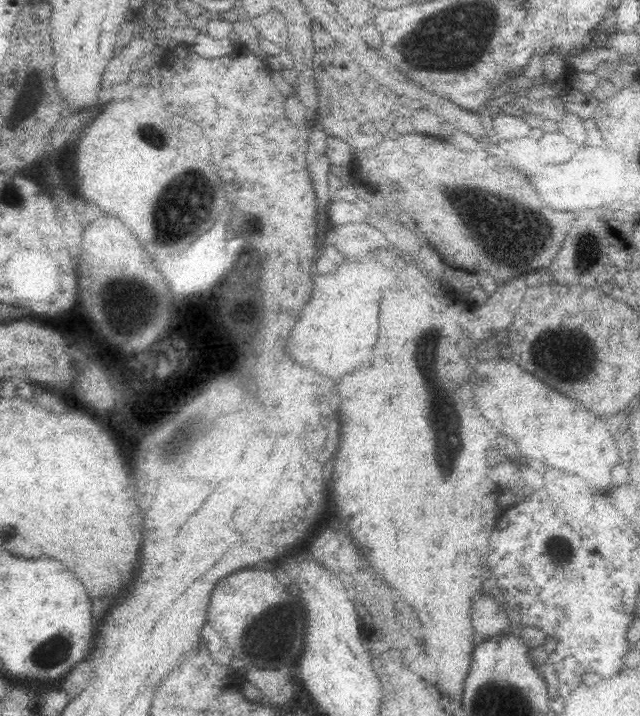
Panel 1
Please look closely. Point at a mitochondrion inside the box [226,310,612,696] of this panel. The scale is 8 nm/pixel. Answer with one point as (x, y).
(273, 636)

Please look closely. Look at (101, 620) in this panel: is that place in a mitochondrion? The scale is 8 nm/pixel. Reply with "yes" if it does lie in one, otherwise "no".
no

